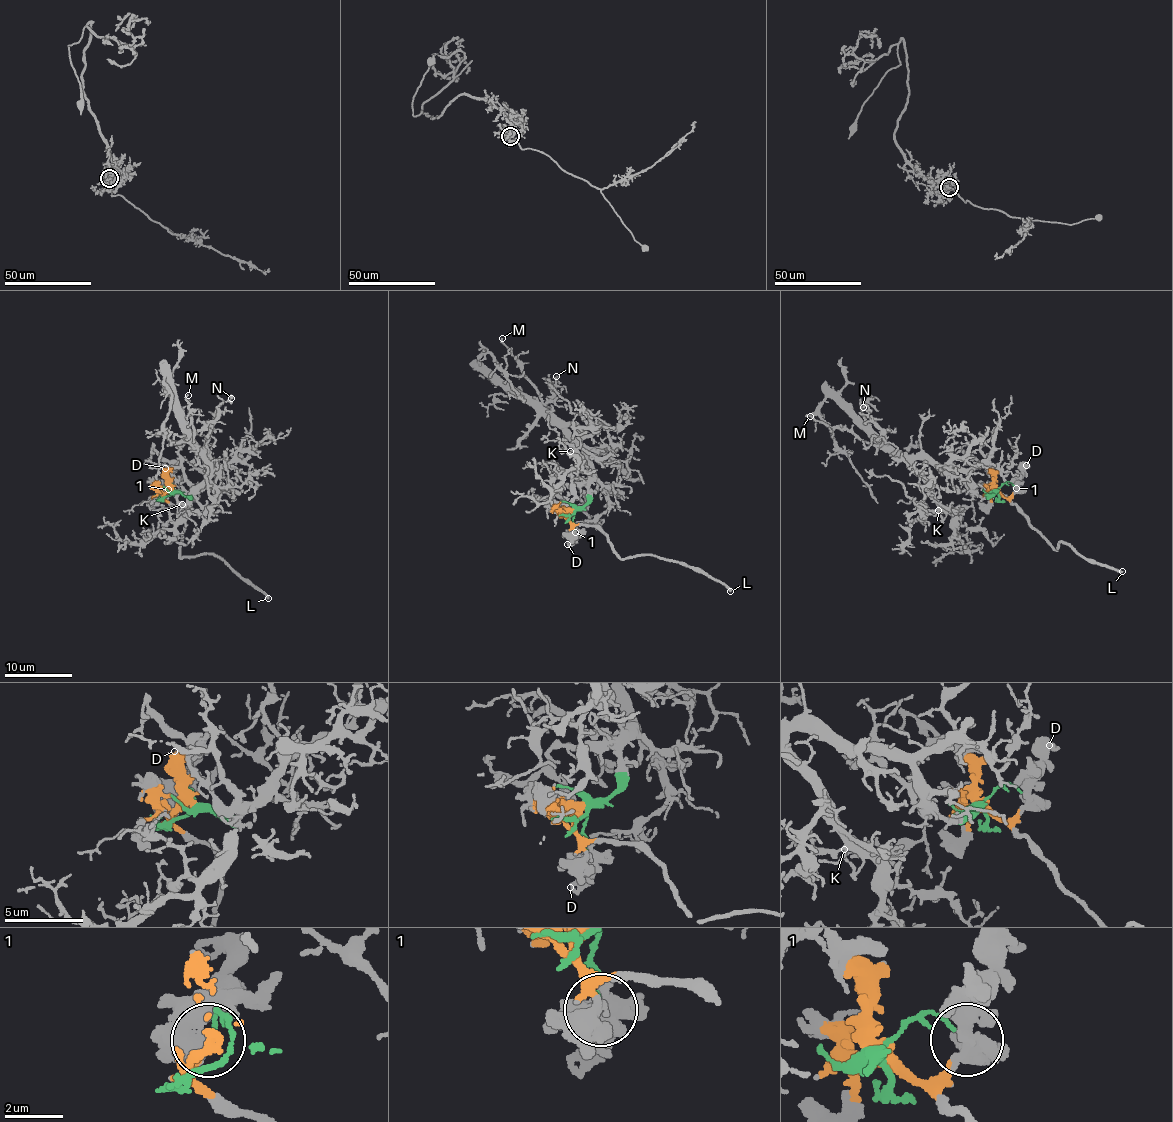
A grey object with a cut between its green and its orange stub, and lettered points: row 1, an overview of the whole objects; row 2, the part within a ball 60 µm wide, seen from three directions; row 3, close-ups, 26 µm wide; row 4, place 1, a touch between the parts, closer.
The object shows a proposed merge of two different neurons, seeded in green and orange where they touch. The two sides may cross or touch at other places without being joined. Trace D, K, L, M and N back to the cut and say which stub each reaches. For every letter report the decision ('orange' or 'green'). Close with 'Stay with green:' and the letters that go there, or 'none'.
D: orange
K: green
L: orange
M: green
N: green
Stay with green: K, M, N

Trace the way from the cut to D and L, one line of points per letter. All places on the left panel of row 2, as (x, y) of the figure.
D: (172, 490), (164, 497), (172, 472), (164, 467)
L: (172, 490), (163, 495), (180, 509), (184, 520), (180, 557), (215, 553), (268, 597)

